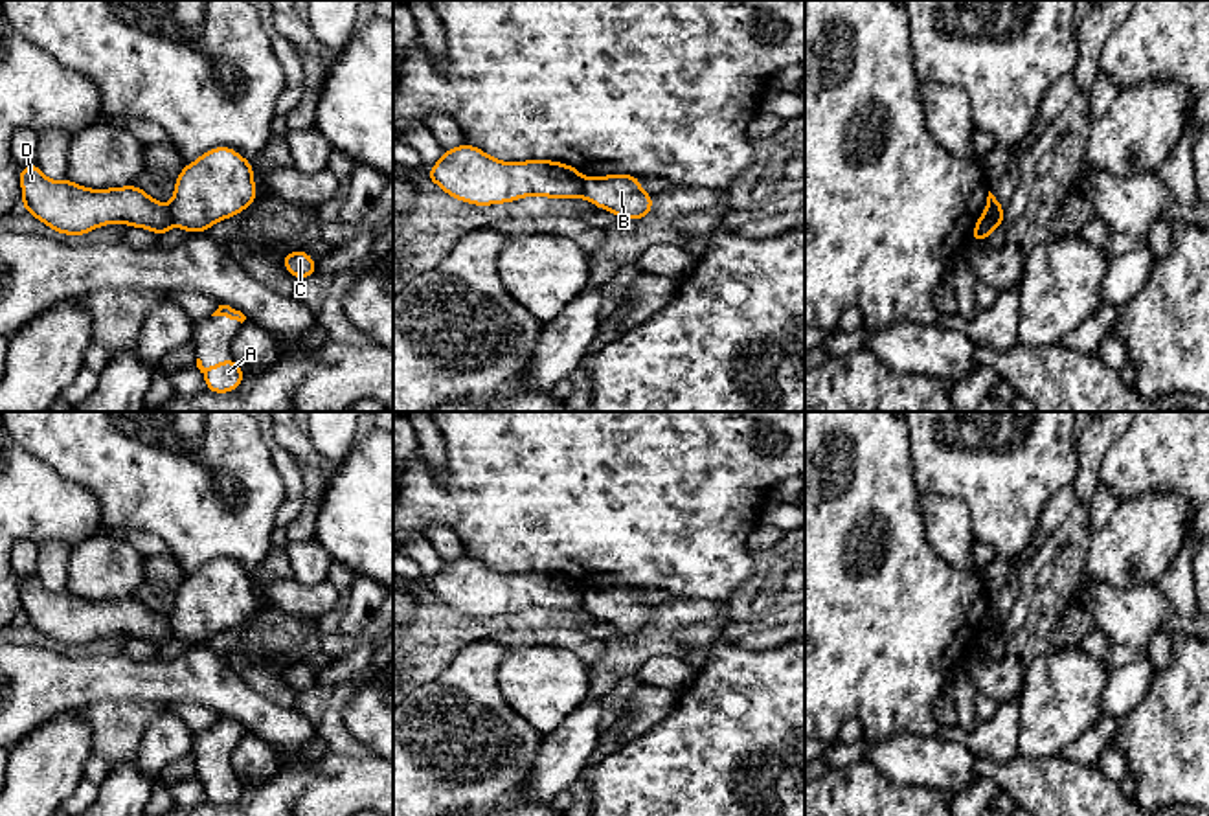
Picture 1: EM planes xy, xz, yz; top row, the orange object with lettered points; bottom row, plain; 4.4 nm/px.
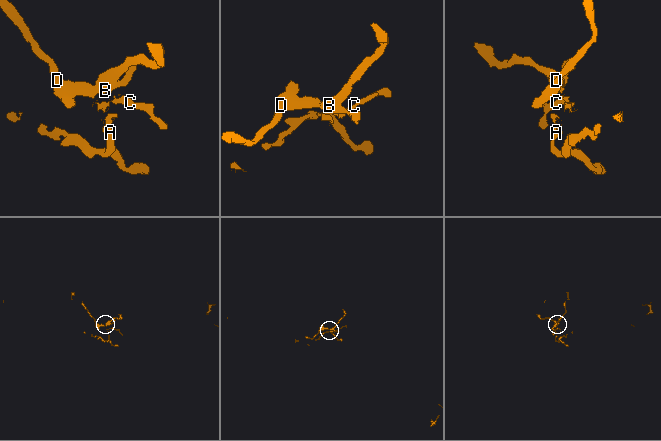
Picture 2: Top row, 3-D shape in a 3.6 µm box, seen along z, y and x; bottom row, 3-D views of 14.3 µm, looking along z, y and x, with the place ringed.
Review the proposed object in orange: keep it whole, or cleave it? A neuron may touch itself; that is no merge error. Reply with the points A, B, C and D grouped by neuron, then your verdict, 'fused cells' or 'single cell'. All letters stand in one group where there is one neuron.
groups A B C / D; fused cells

